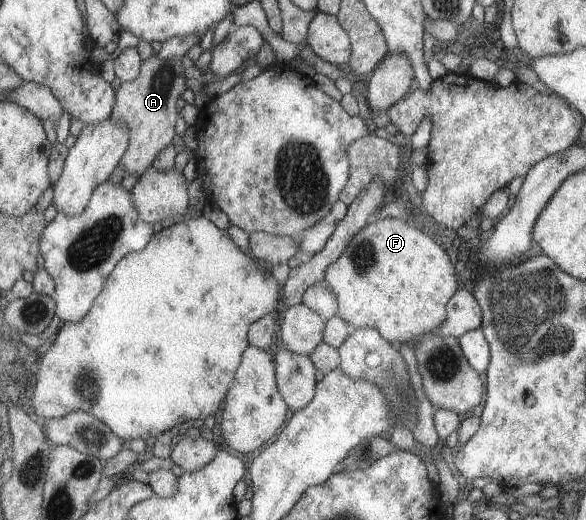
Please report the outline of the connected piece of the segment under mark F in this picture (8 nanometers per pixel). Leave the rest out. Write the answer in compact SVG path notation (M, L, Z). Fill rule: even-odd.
M397 218L369 221L324 271L322 280L336 296L336 315L355 328L375 328L389 342L408 342L430 333L446 318L446 301L457 292L454 266L446 252L414 223Z

